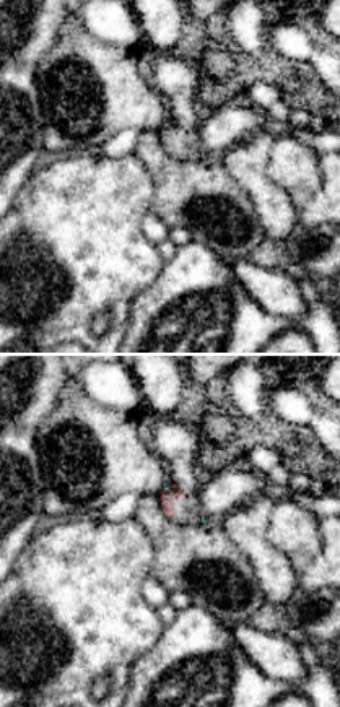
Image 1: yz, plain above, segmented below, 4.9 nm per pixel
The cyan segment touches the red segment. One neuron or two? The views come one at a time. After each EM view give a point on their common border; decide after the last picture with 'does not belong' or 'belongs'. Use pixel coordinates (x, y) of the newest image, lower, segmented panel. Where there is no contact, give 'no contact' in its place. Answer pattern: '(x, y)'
(168, 485)

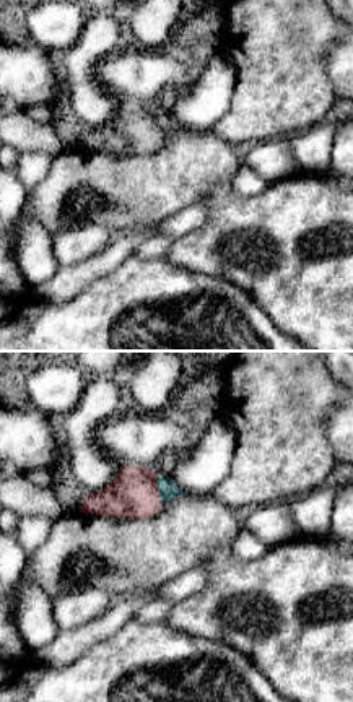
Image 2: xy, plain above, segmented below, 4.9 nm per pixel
(156, 481)

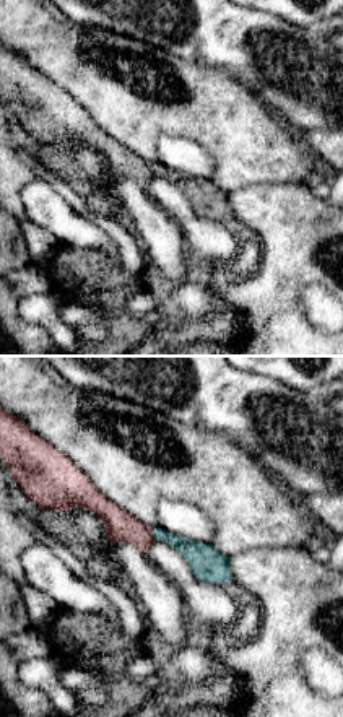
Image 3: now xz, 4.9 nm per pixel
(153, 534)

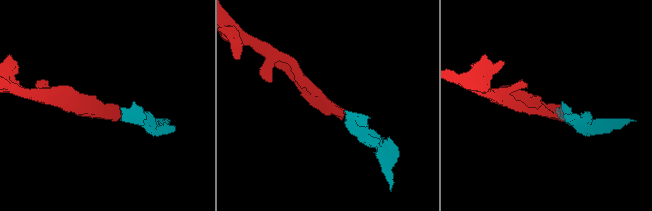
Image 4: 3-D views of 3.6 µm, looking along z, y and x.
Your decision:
belongs

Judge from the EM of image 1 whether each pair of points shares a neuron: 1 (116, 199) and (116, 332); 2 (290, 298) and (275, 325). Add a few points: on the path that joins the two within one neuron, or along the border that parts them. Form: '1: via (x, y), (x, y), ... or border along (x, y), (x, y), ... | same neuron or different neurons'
1: via (116, 231), (117, 299) | same neuron
2: border along (249, 294), (274, 314), (301, 316), (306, 311) | different neurons

